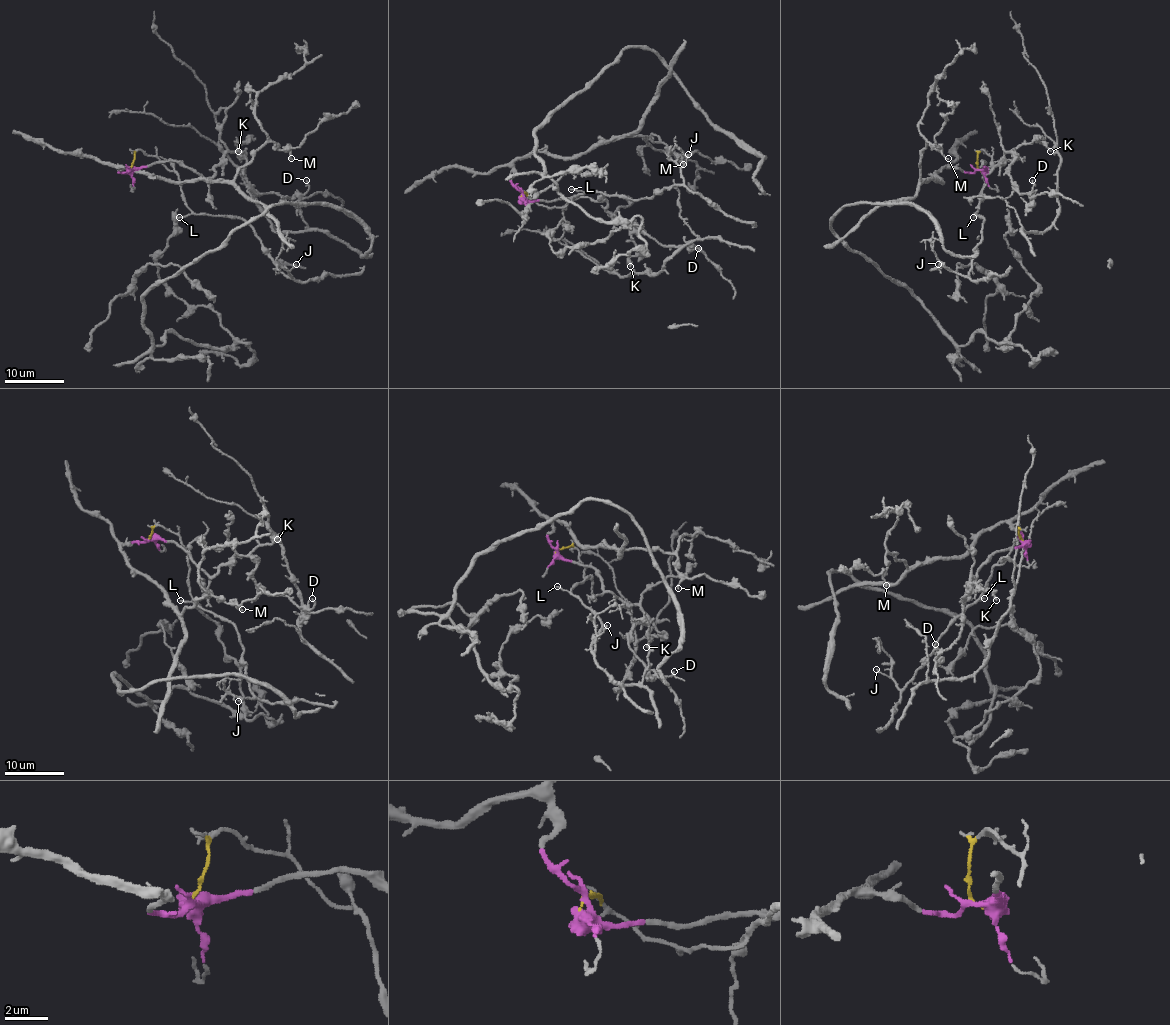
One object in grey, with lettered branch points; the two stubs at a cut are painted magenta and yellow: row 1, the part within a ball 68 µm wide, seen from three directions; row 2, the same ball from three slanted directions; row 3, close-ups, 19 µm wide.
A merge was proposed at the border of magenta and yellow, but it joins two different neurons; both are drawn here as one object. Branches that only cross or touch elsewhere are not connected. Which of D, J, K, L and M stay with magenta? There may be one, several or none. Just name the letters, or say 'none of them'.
D, K, M

